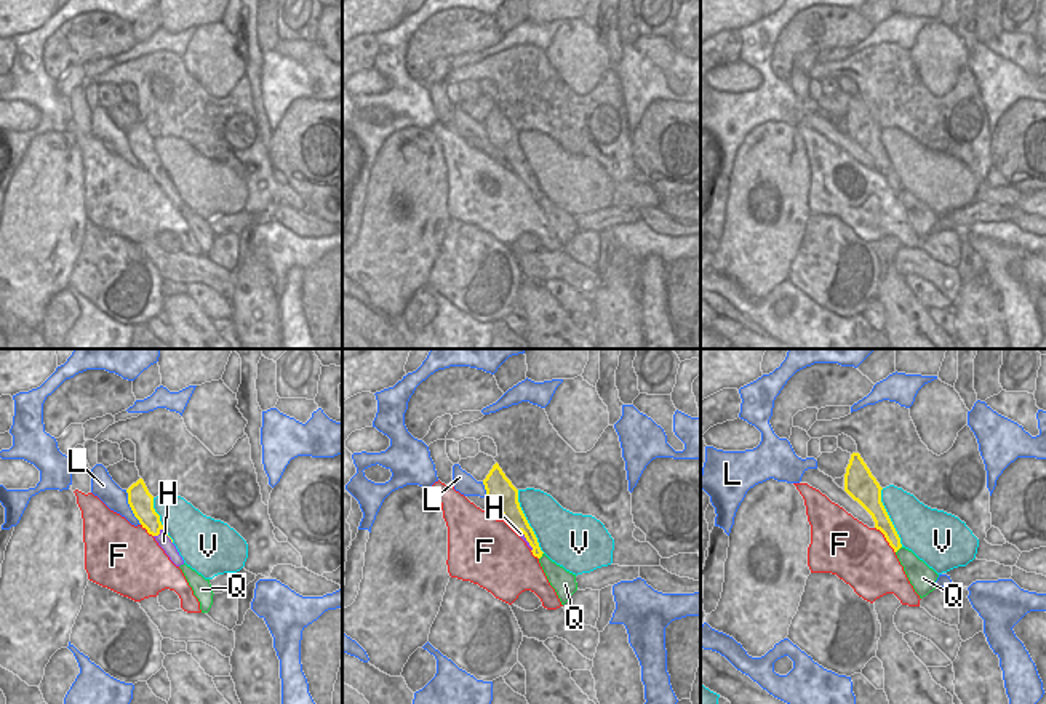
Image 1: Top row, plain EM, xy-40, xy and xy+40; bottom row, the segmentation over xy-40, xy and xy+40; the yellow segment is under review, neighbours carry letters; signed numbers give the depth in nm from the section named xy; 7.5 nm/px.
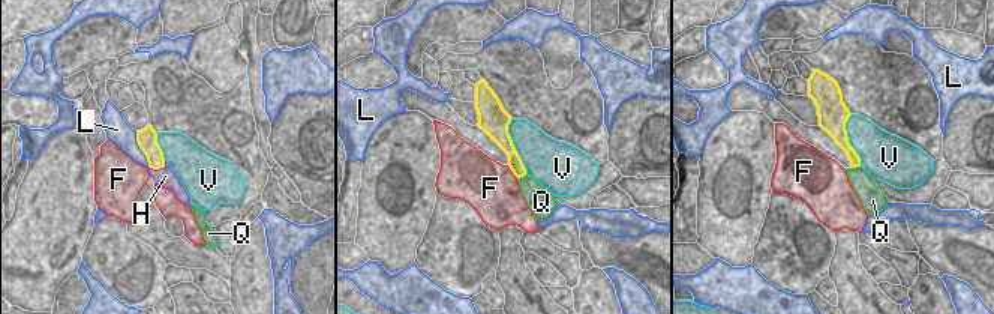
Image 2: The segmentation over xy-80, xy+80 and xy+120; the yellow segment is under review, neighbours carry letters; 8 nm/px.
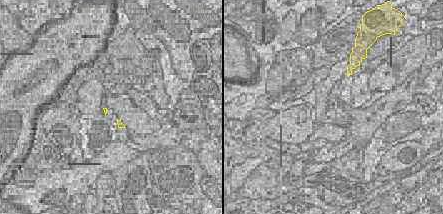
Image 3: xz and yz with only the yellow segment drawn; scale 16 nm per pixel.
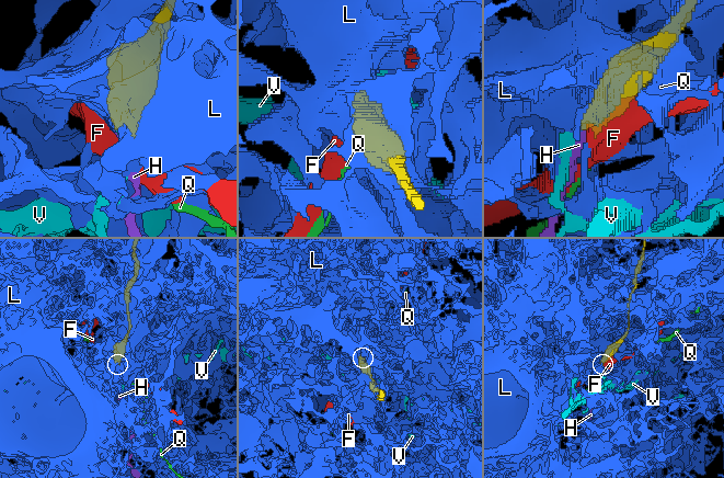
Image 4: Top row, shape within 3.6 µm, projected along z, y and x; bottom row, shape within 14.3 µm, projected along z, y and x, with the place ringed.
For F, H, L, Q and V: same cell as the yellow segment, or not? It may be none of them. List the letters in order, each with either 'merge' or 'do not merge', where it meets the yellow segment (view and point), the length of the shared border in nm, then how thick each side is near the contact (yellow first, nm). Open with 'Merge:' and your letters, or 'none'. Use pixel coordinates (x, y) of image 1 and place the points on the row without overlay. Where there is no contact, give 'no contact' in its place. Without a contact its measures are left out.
Merge: none
F: do not merge | xy+40 (886, 181) | 260 nm | 120/440 nm
H: do not merge | xy-40 (165, 173) | 160 nm | 170/100 nm
L: do not merge | xy-40 (130, 148) | 300 nm | 190/170 nm
Q: do not merge | xy (541, 197) | 70 nm | 90/170 nm
V: do not merge | xy (526, 164) | 500 nm | 190/340 nm

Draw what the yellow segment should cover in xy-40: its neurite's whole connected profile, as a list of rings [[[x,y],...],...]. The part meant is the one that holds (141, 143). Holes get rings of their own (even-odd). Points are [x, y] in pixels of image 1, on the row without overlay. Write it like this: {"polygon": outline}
{"polygon": [[[139,120],[126,134],[128,146],[142,170],[152,178],[158,178],[162,171],[166,174],[166,170],[160,163],[160,157],[154,150],[154,138],[149,134],[144,122]]]}

